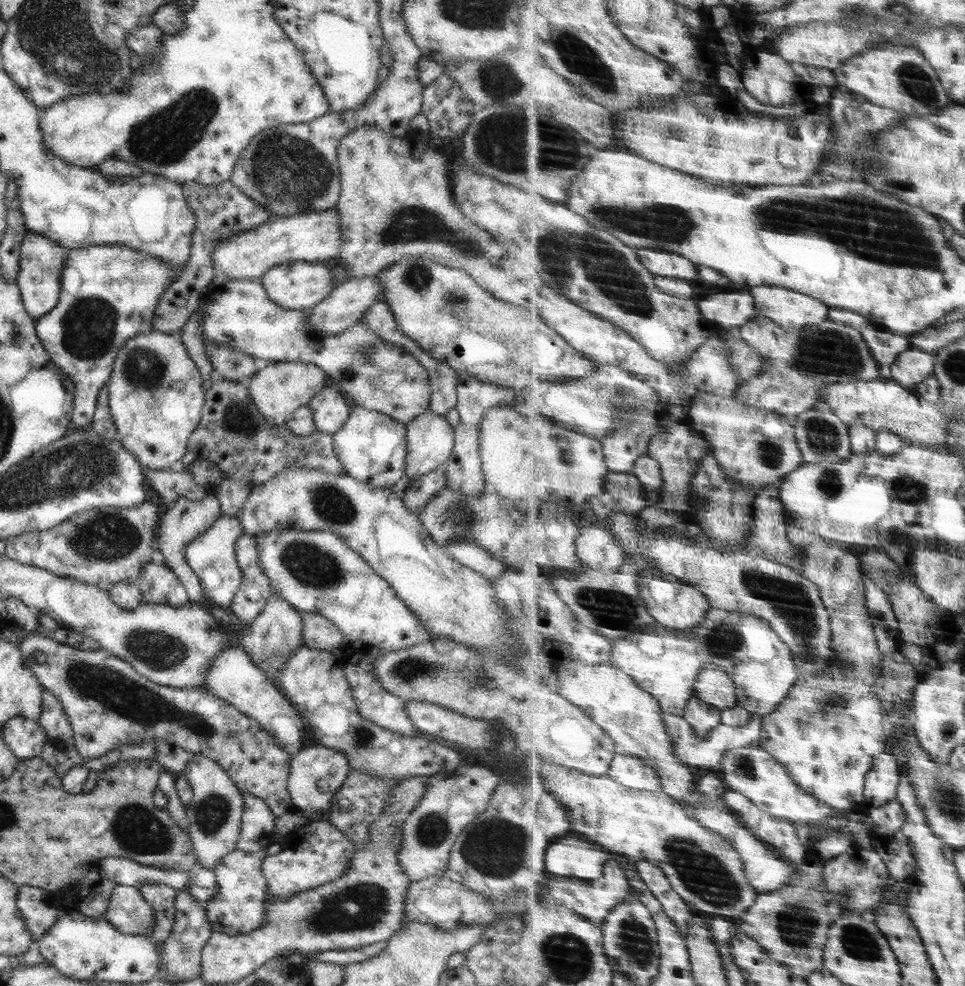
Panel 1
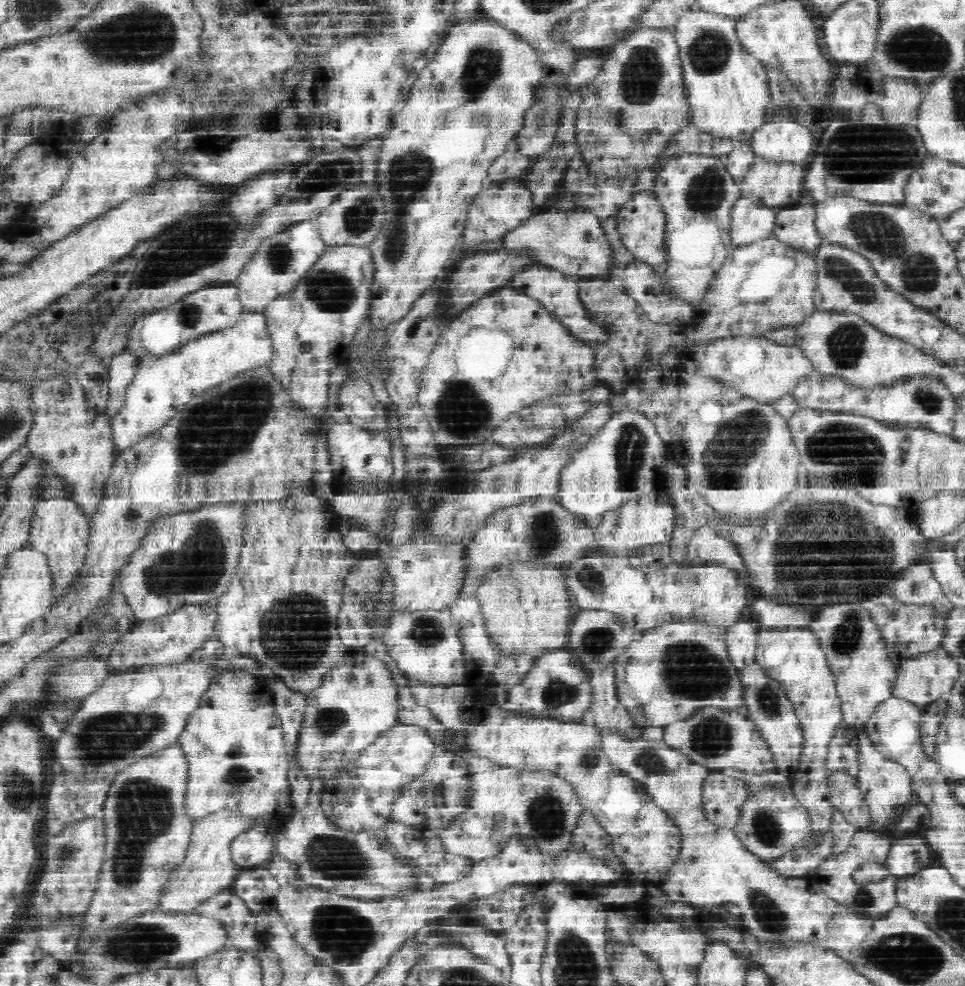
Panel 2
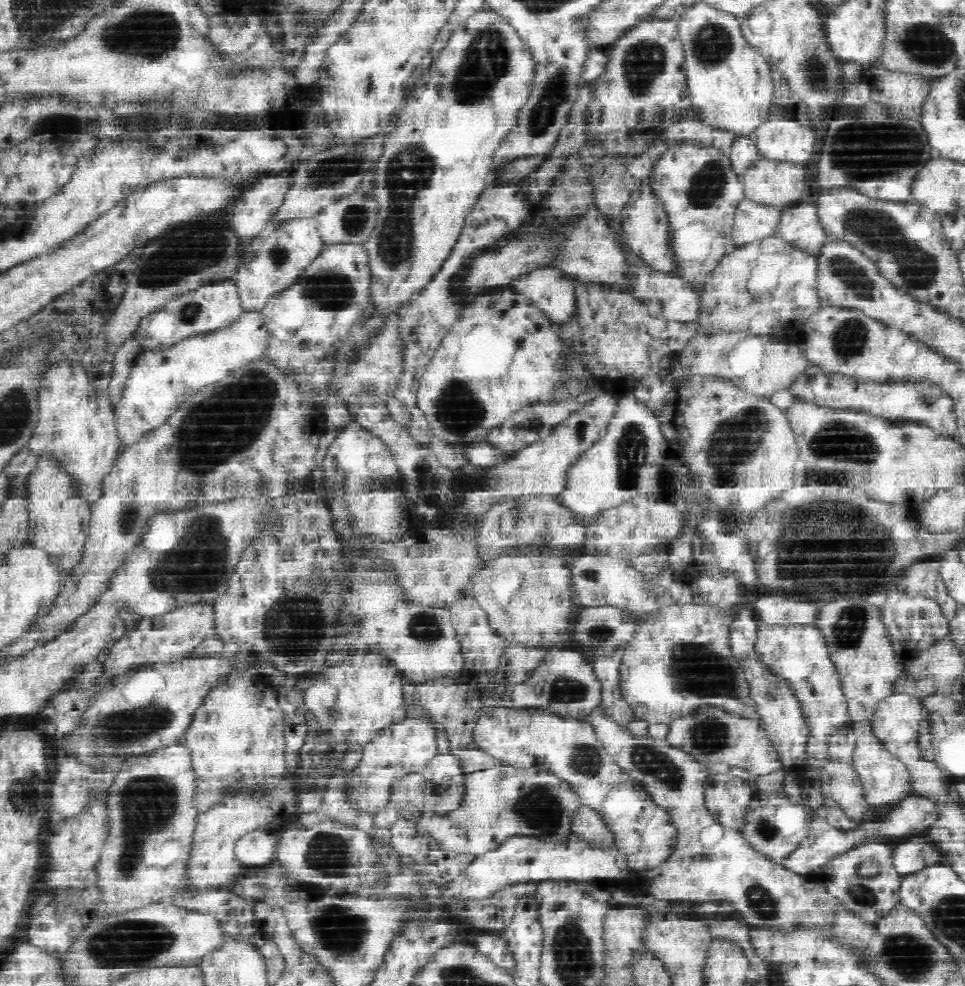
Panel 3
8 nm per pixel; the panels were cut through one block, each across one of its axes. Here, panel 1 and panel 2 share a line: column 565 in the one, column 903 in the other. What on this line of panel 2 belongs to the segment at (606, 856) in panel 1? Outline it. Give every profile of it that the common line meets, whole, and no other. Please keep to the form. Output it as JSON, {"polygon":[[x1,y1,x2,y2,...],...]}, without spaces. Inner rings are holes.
{"polygon":[[900,838,893,841,885,866,894,876,909,876,937,863,925,838]]}

